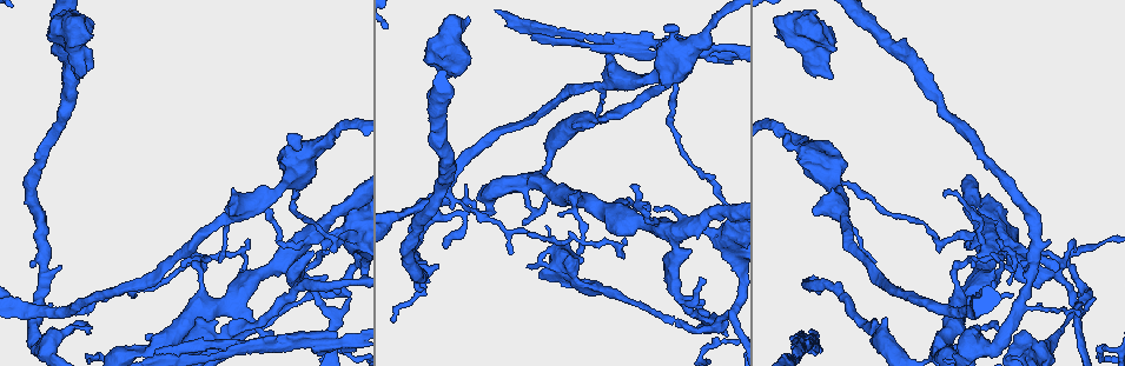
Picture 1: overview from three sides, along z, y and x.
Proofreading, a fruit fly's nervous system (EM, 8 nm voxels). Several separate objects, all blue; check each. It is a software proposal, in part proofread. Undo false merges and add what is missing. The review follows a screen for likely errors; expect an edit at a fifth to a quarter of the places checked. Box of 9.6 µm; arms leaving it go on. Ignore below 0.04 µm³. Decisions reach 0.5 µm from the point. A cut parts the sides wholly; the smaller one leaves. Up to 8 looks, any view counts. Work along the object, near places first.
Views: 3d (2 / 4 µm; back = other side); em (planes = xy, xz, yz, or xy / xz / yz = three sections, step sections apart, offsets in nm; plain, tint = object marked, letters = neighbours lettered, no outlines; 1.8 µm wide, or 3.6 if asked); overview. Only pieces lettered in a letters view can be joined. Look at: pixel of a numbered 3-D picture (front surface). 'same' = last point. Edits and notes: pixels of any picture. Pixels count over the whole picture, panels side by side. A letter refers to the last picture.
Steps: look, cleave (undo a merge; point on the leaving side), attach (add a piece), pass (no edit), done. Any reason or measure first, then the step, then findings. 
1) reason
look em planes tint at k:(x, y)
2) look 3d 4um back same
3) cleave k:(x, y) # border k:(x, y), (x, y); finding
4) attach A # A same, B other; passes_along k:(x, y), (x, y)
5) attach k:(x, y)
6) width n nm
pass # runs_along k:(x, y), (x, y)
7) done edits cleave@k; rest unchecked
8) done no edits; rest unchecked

calibre changes
look 3d 4um at 1:(52, 340)

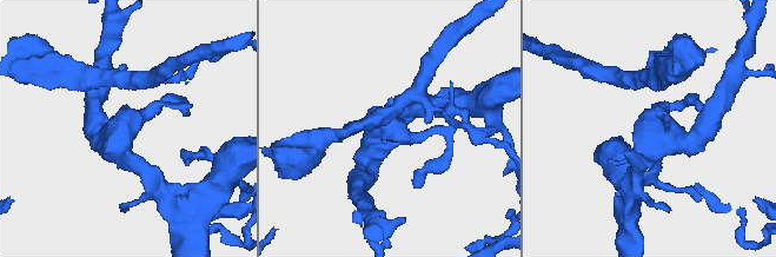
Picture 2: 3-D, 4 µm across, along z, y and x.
now the EM
look em xz step 16 letters at 2:(122, 128)

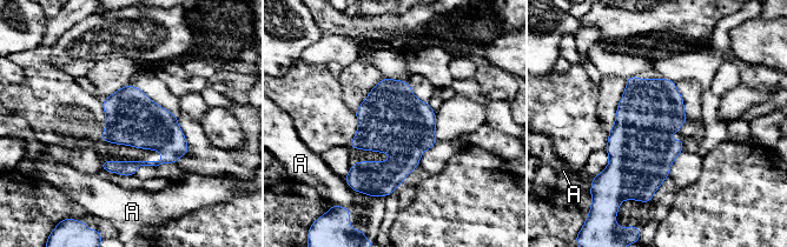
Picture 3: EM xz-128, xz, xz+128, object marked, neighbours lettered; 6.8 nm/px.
pass # A other; border 3:(343, 178), (352, 189), (369, 197); one neuron here

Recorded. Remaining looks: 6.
thin neck
look em planes tint at 1:(541, 180)

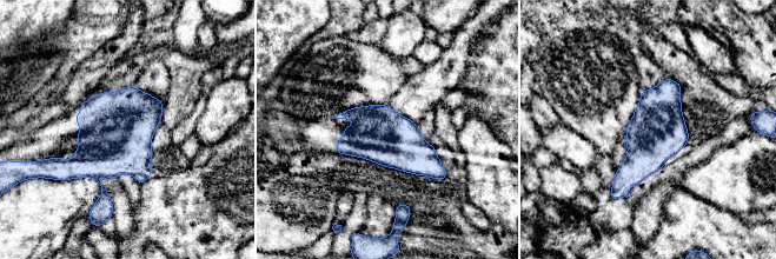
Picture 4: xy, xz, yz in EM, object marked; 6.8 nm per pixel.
look em planes letters same

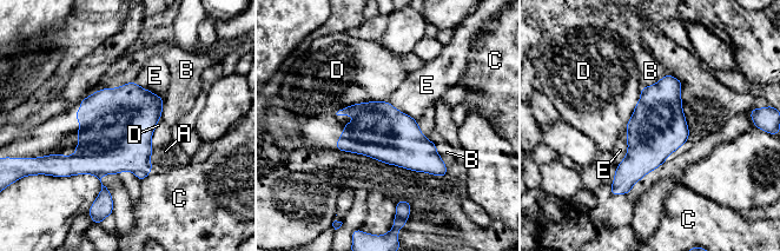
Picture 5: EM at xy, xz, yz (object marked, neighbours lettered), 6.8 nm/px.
pass # A other, B other, C other, D other, E other; border 5:(626, 127), (627, 153), (616, 166); all the same neuron

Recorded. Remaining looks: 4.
an open end
look em planes letters at 1:(576, 126)

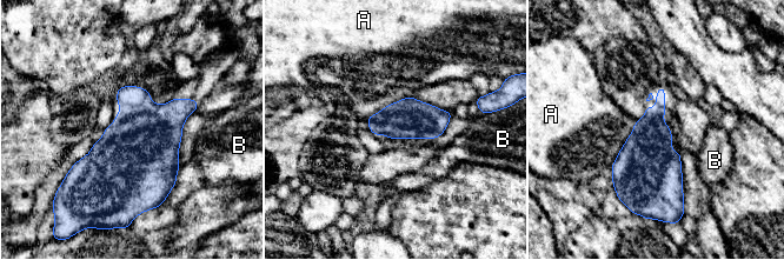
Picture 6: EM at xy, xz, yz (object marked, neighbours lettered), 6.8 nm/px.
pass # A other, B other; border 6:(636, 121), (611, 170); no lettered piece goes on from it

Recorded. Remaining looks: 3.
done no edits; rest unchecked

